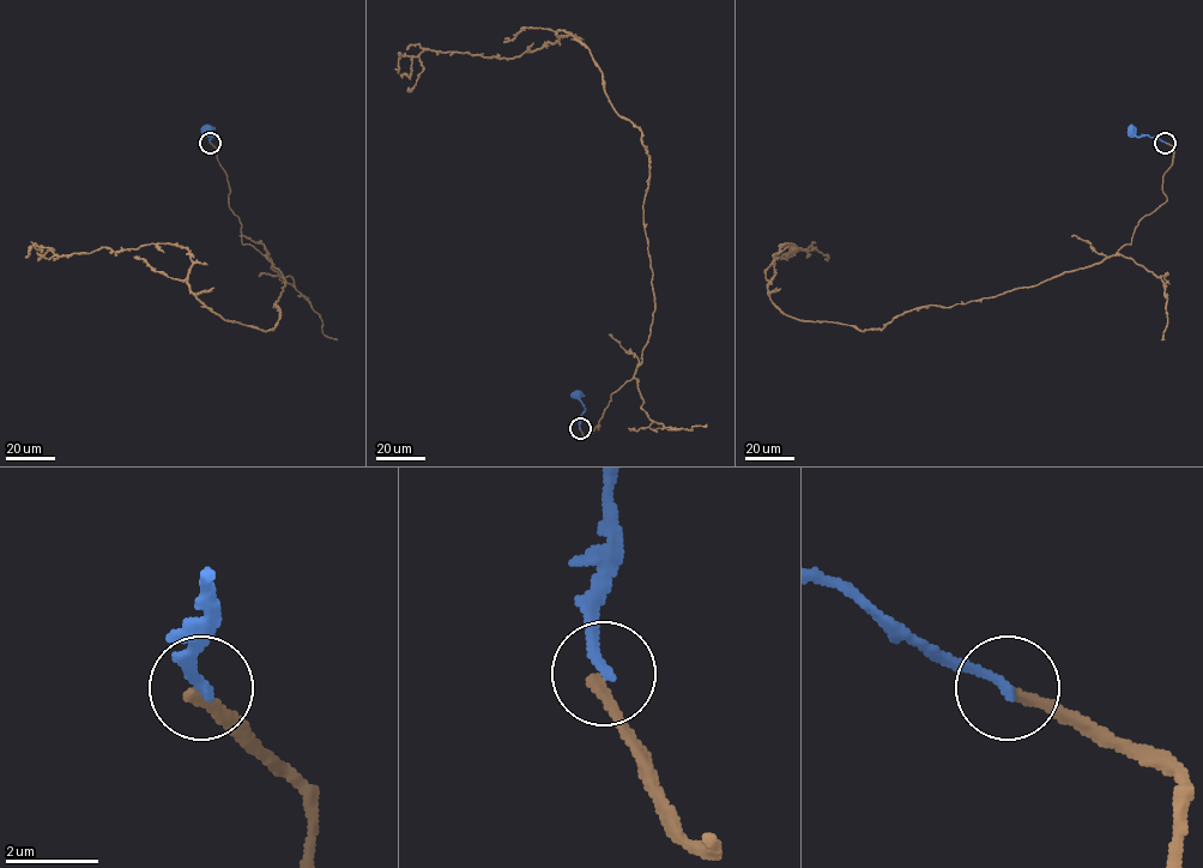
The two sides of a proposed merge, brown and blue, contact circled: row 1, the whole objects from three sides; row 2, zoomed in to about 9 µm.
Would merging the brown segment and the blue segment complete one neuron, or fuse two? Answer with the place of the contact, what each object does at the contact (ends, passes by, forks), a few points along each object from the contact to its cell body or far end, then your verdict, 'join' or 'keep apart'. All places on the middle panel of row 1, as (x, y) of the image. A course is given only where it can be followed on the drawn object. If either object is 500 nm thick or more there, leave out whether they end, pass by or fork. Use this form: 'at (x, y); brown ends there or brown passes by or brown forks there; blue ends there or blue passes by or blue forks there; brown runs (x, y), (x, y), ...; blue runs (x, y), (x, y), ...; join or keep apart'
at (580, 428); brown ends there; blue ends there; brown runs (580, 428), (598, 429), (650, 333), (641, 131), (560, 30), (512, 58), (424, 49), (407, 86); blue runs (580, 428), (585, 408), (578, 393); keep apart

